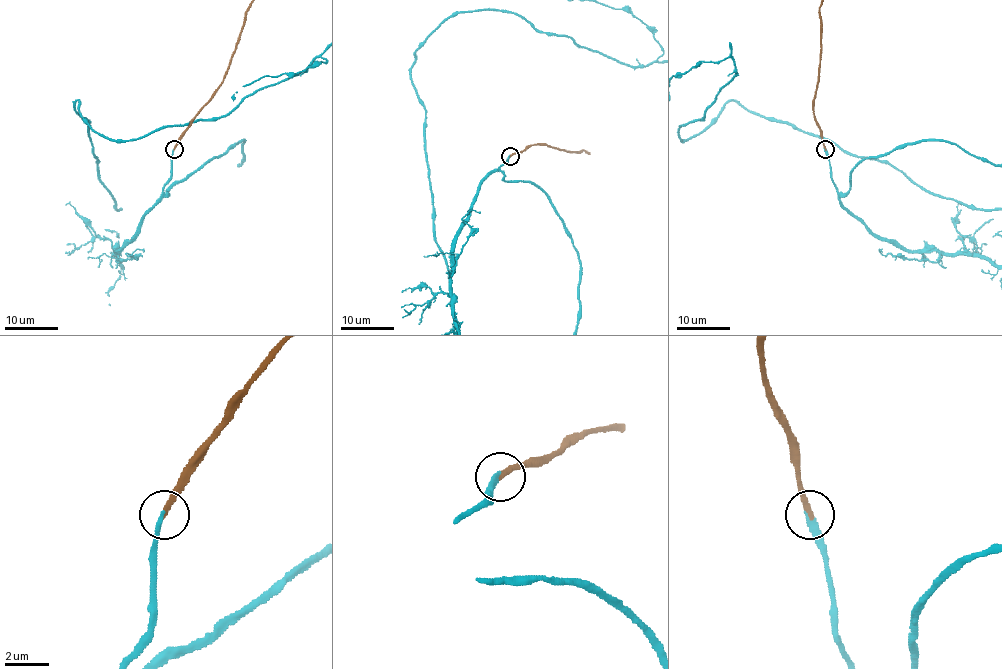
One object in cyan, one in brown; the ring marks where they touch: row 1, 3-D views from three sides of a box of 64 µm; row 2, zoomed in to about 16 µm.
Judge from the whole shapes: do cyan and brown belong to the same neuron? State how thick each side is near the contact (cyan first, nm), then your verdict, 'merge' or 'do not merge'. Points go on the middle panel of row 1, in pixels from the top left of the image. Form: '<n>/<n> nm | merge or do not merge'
240/260 nm | merge

